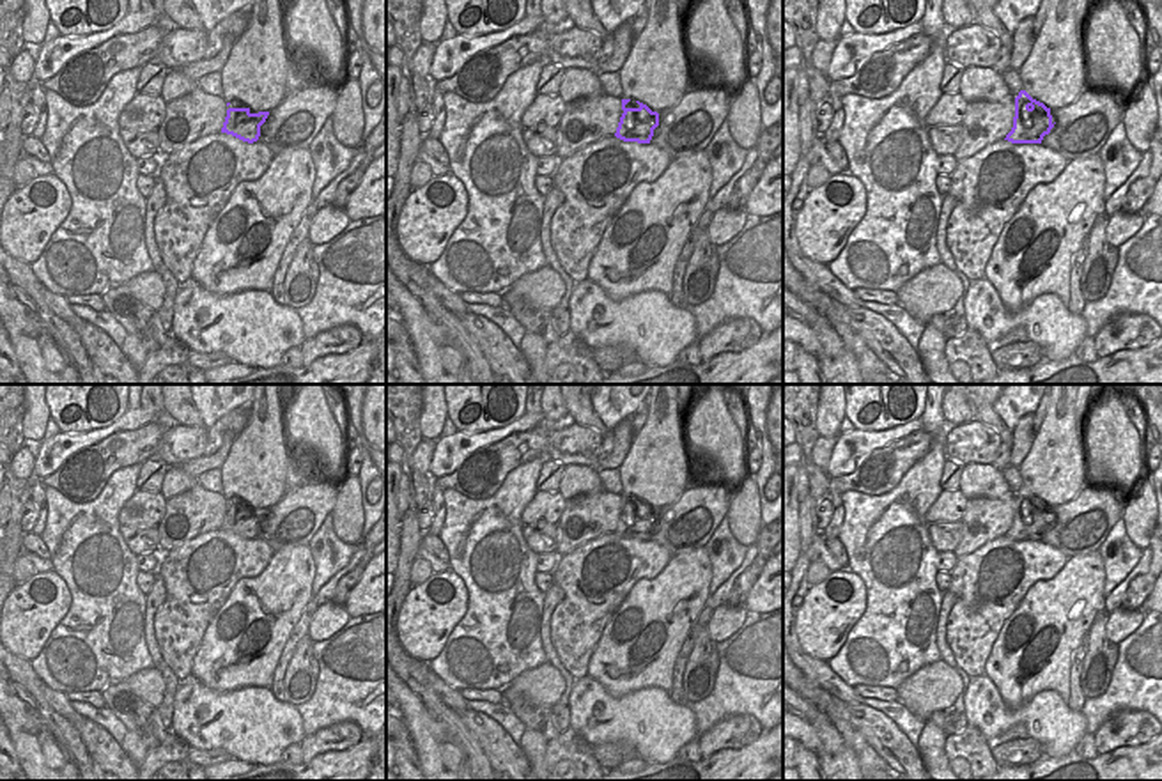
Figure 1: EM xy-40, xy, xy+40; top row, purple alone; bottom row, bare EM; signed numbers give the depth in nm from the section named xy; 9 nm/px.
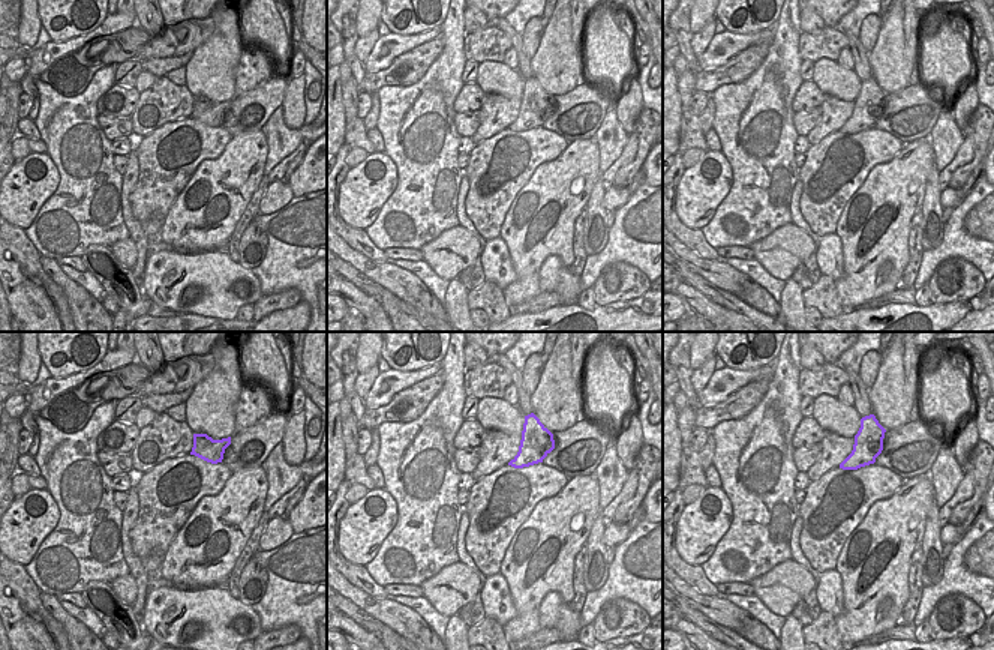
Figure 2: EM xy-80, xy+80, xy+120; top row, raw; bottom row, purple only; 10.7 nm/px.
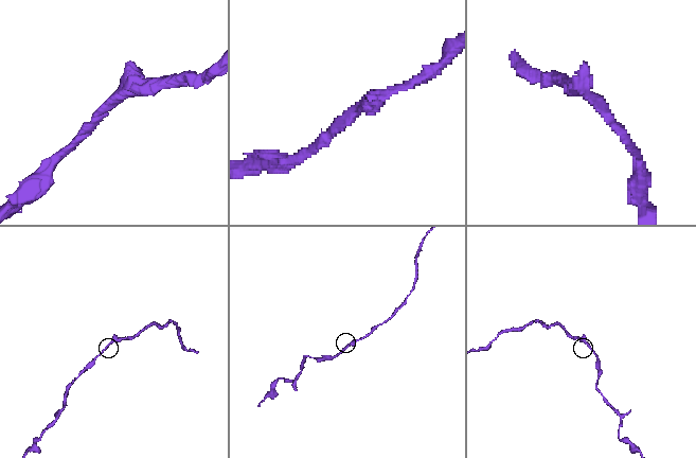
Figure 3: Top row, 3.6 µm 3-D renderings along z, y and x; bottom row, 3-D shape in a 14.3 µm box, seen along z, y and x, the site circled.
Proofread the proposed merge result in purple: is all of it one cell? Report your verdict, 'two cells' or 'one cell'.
one cell

